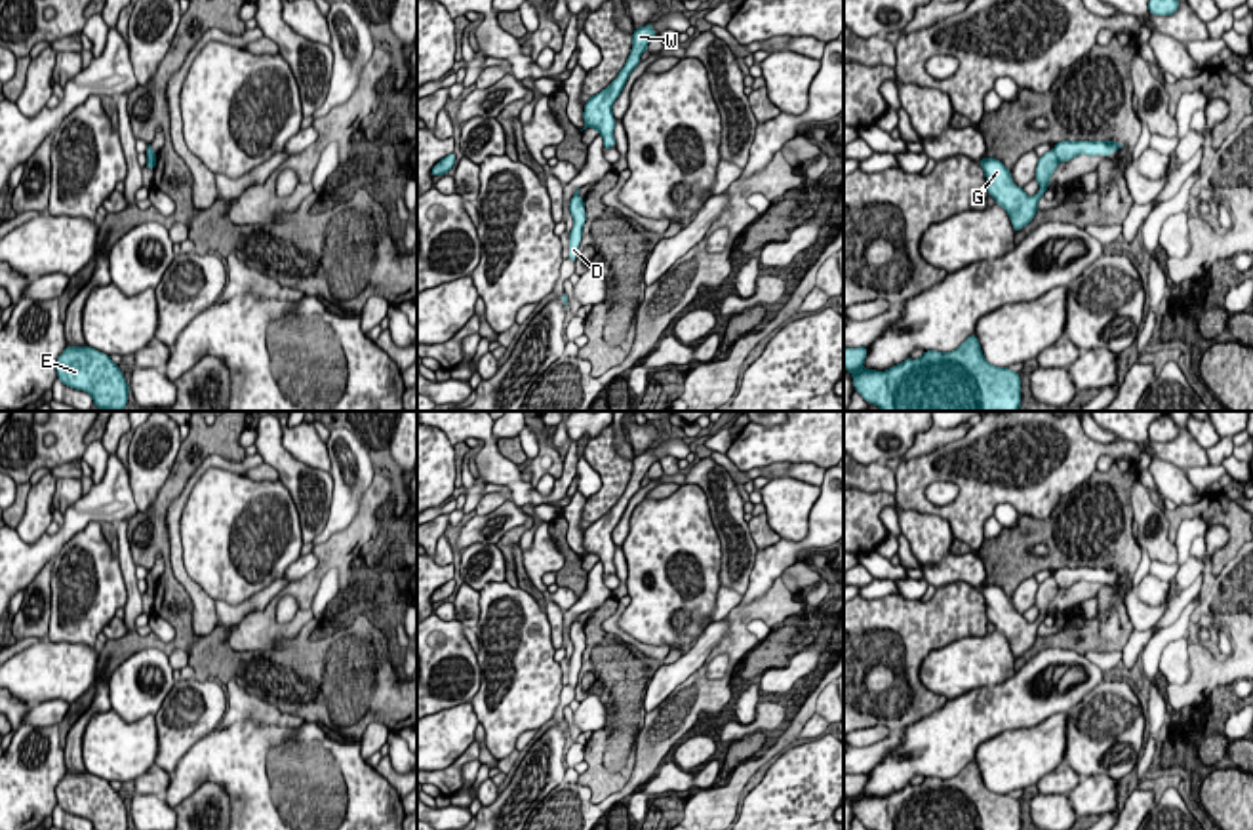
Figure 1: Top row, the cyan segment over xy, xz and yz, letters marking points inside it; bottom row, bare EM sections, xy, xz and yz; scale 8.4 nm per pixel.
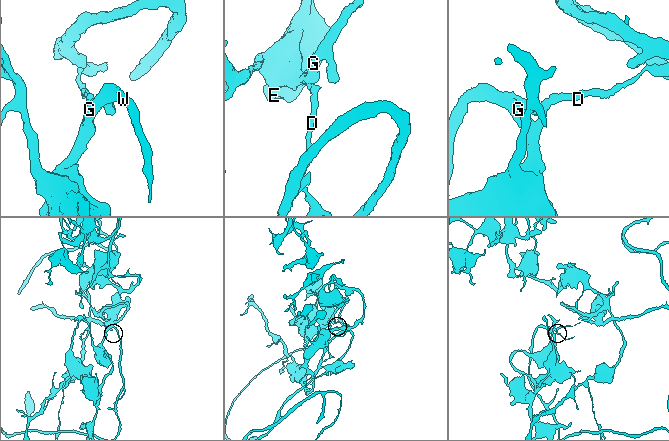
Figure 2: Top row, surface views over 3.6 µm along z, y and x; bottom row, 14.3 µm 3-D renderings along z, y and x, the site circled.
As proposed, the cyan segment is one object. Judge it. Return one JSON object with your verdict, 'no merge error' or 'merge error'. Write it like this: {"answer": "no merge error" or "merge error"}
{"answer": "merge error"}

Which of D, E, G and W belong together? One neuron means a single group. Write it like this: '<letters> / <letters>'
D / E G W

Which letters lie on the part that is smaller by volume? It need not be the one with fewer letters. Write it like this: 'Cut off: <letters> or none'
Cut off: D

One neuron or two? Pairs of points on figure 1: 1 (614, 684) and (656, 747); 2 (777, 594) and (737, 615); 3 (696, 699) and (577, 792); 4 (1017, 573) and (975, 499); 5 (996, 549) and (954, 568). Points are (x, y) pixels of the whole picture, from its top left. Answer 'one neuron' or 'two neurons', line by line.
1: two neurons
2: one neuron
3: one neuron
4: two neurons
5: two neurons

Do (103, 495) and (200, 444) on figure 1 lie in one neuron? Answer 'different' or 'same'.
different

